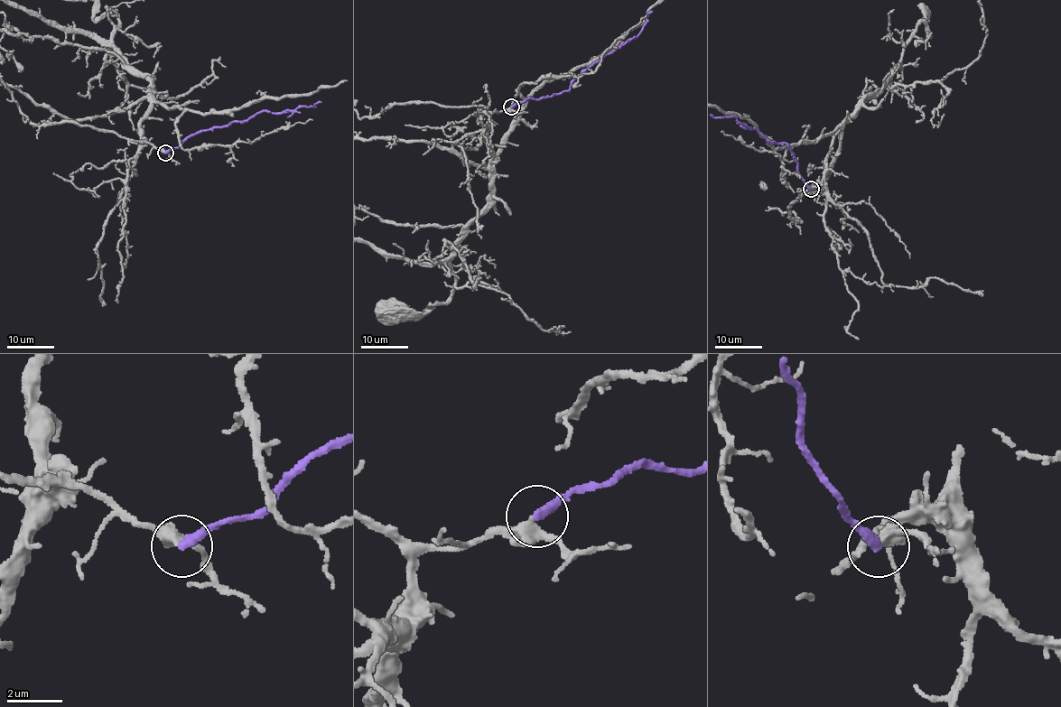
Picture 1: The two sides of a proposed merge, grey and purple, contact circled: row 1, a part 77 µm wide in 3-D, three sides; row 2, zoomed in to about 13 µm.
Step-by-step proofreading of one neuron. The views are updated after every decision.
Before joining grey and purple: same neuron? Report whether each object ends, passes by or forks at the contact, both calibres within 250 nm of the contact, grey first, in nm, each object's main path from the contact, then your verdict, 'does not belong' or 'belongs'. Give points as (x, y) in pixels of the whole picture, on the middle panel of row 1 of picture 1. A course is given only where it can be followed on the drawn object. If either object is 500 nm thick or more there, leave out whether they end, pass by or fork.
grey passes by; purple ends there; 320 nm thick on the grey side, 360 nm on the other; grey runs (511, 107), (493, 112), (488, 125), (488, 203), (452, 250), (452, 295), (422, 314), (393, 316); purple runs (511, 107), (531, 97), (553, 97), (569, 90), (587, 69), (637, 36), (646, 15), (652, 12); does not belong

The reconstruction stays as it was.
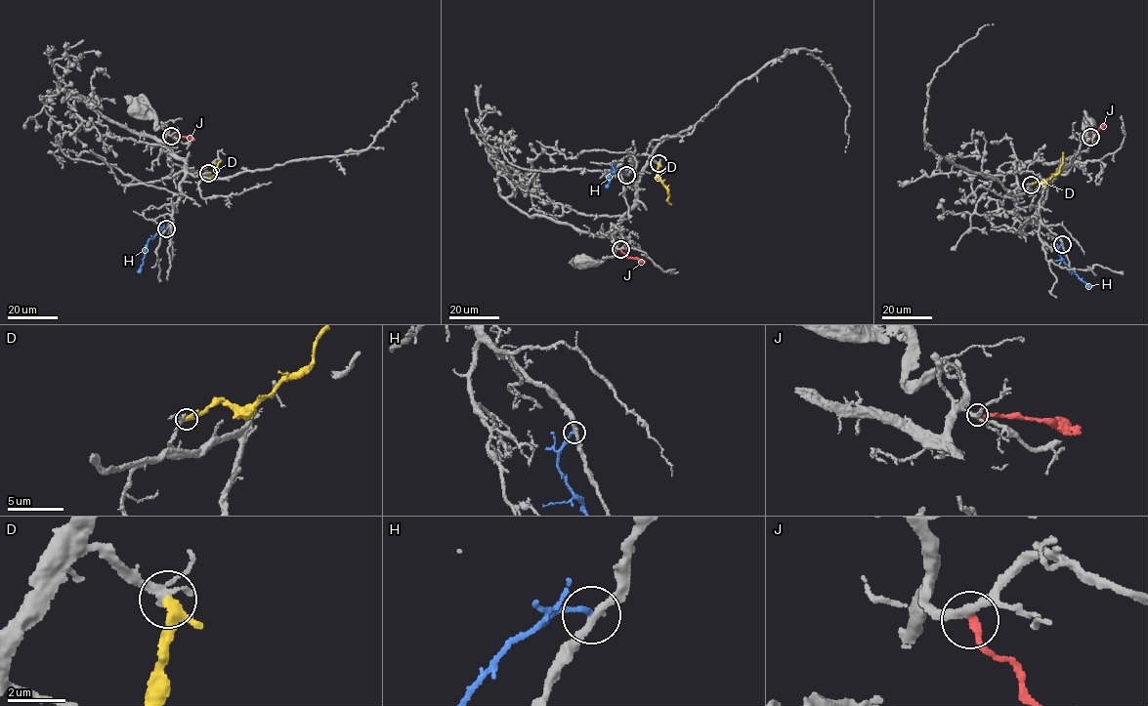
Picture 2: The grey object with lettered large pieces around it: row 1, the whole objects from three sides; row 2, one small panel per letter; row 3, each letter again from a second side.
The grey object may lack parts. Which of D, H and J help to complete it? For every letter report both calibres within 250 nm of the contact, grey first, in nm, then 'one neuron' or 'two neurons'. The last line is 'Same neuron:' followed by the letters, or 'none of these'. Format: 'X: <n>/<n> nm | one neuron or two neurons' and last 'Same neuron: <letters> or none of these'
D: 220/220 nm | one neuron
H: 240/170 nm | two neurons
J: 220/240 nm | two neurons
Same neuron: D

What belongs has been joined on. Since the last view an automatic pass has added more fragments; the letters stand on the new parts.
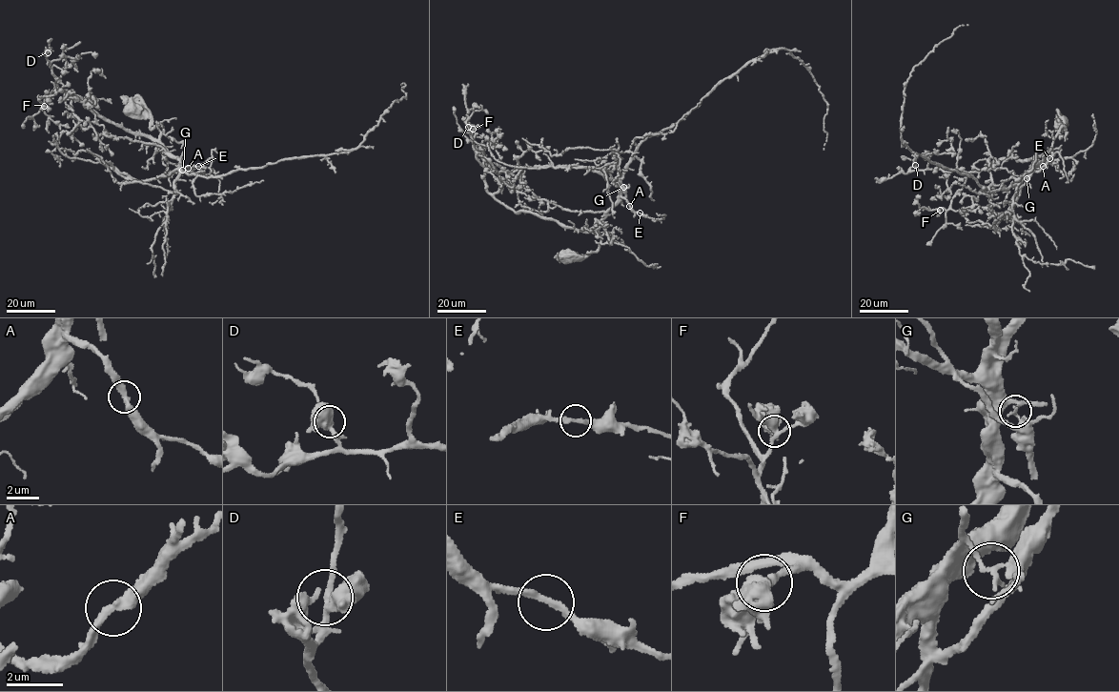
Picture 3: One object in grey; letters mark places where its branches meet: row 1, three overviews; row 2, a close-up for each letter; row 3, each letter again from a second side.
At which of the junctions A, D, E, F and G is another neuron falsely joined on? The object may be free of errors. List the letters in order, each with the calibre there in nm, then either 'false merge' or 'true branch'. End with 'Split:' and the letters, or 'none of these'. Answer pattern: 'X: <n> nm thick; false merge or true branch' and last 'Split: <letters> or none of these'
A: 360 nm thick; true branch
D: 360 nm thick; true branch
E: 240 nm thick; true branch
F: 320 nm thick; true branch
G: 200 nm thick; false merge
Split: G

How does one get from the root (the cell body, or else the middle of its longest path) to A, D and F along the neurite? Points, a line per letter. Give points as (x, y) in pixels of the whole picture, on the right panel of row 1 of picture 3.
A: (1063, 122), (1067, 123), (1067, 132), (1062, 127), (1051, 151), (1032, 169), (1037, 171), (1043, 167)
D: (1063, 122), (1067, 132), (1062, 127), (1048, 152), (1029, 161), (1012, 157), (969, 172), (915, 165)
F: (1063, 122), (1067, 132), (1062, 127), (1046, 155), (1029, 161), (1012, 157), (973, 171), (950, 207), (940, 210)

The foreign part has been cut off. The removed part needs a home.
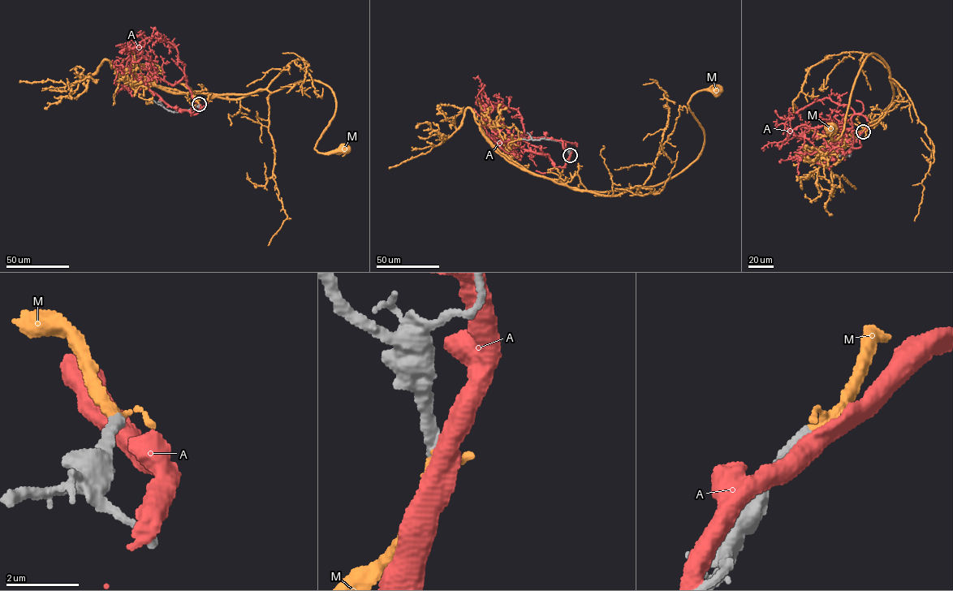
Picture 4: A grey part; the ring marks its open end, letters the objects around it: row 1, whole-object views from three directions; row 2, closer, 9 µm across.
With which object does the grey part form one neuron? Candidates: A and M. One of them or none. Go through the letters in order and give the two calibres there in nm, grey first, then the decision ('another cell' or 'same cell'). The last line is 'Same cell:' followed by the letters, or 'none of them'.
A: 360/480 nm | another cell
M: 320/220 nm | same cell
Same cell: M

